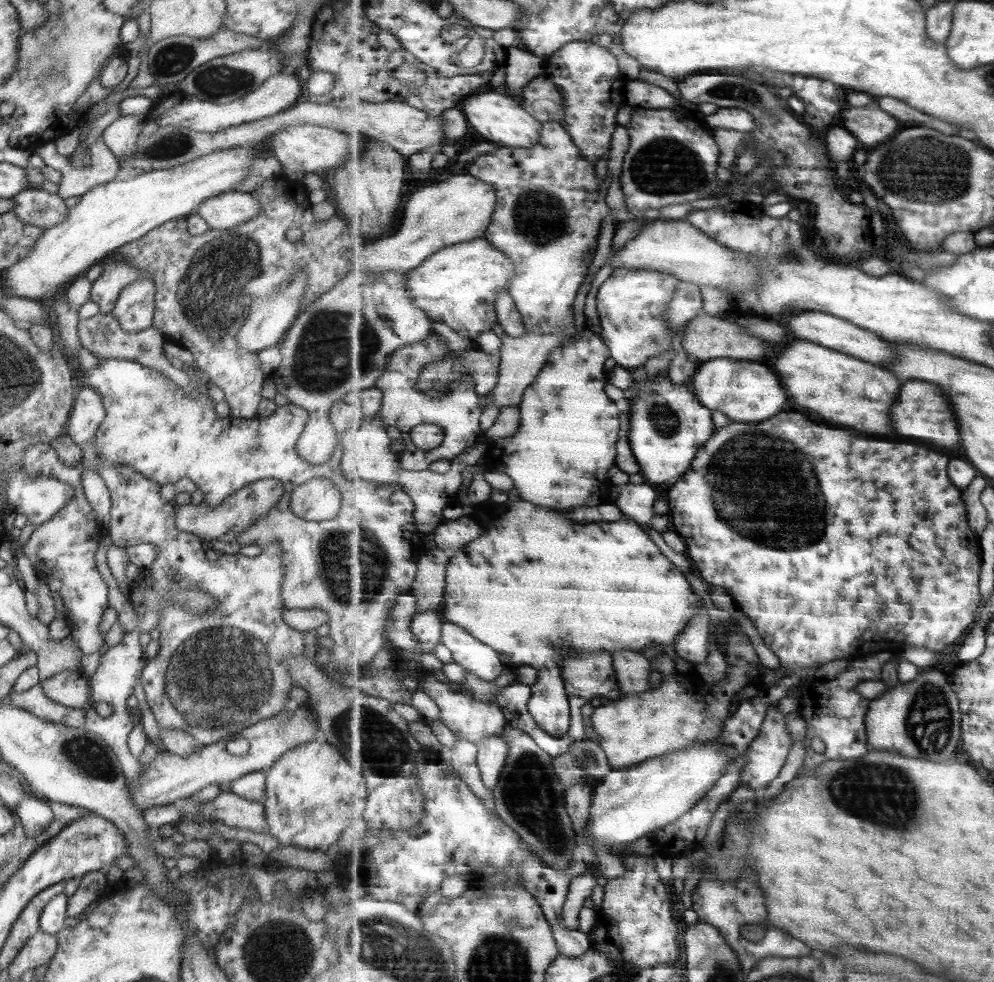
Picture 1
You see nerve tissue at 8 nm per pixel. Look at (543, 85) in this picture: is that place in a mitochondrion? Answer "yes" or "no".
yes

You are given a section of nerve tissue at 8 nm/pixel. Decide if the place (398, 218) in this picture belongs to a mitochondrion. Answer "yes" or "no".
no

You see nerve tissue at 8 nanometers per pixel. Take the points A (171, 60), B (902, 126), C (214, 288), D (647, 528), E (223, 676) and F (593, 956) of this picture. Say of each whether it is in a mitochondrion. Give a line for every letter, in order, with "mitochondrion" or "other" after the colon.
A: mitochondrion
B: other
C: mitochondrion
D: other
E: mitochondrion
F: other

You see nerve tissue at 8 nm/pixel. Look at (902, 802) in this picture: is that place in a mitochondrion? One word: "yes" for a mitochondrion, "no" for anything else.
yes

